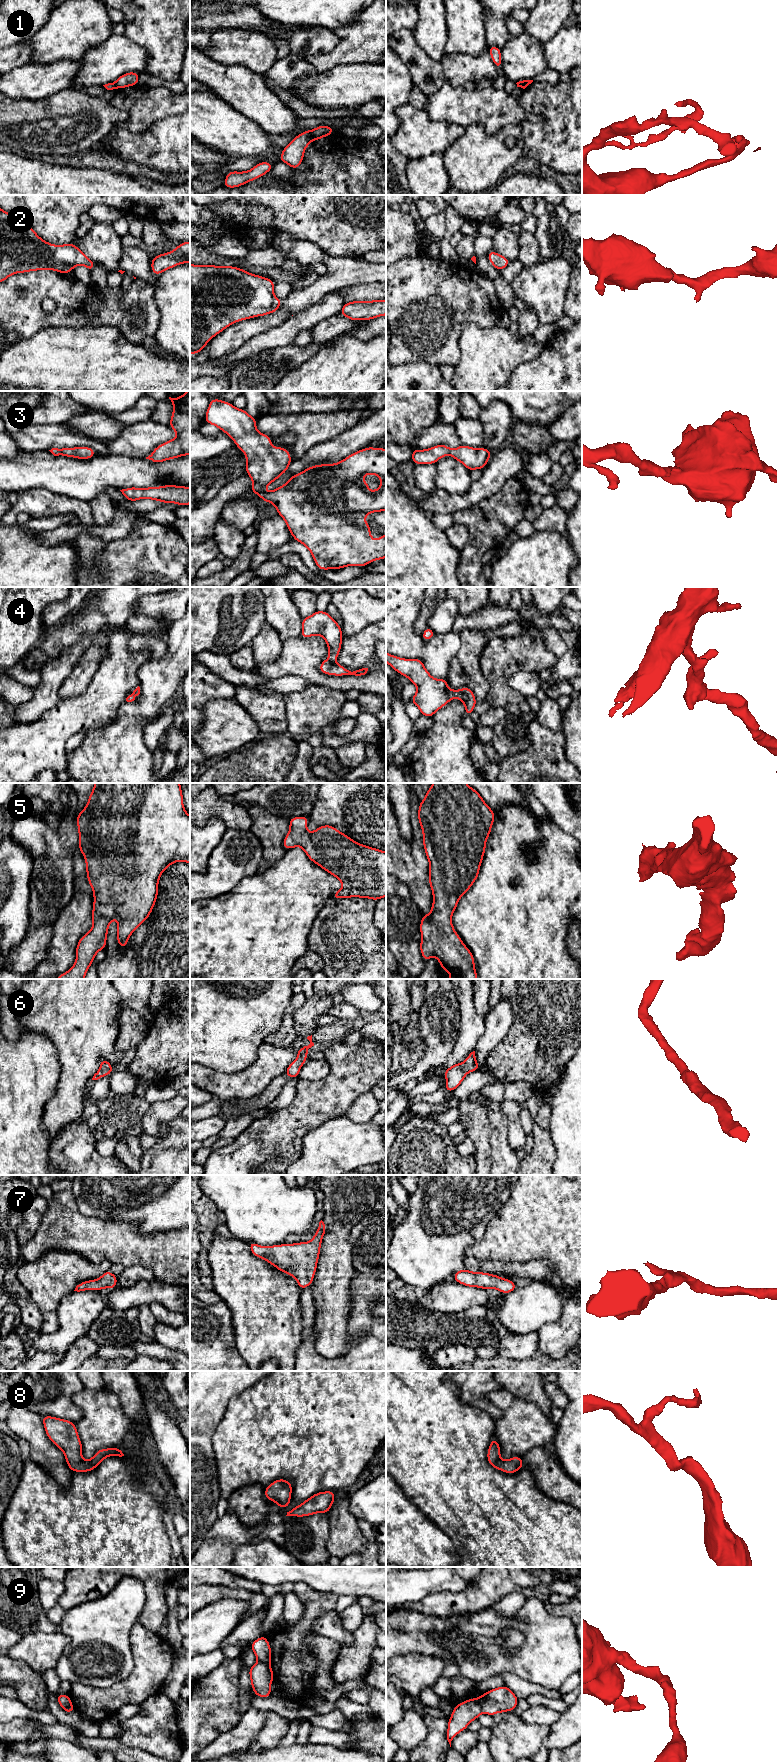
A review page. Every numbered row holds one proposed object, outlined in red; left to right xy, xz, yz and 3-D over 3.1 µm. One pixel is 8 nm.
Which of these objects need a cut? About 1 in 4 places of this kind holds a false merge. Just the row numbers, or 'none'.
1, 9

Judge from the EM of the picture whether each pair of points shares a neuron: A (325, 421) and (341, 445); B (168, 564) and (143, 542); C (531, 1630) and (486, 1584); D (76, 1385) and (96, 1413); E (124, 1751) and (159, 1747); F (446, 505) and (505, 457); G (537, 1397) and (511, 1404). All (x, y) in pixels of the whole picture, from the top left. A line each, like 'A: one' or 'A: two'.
A: two
B: one
C: two
D: two
E: two
F: one
G: two

